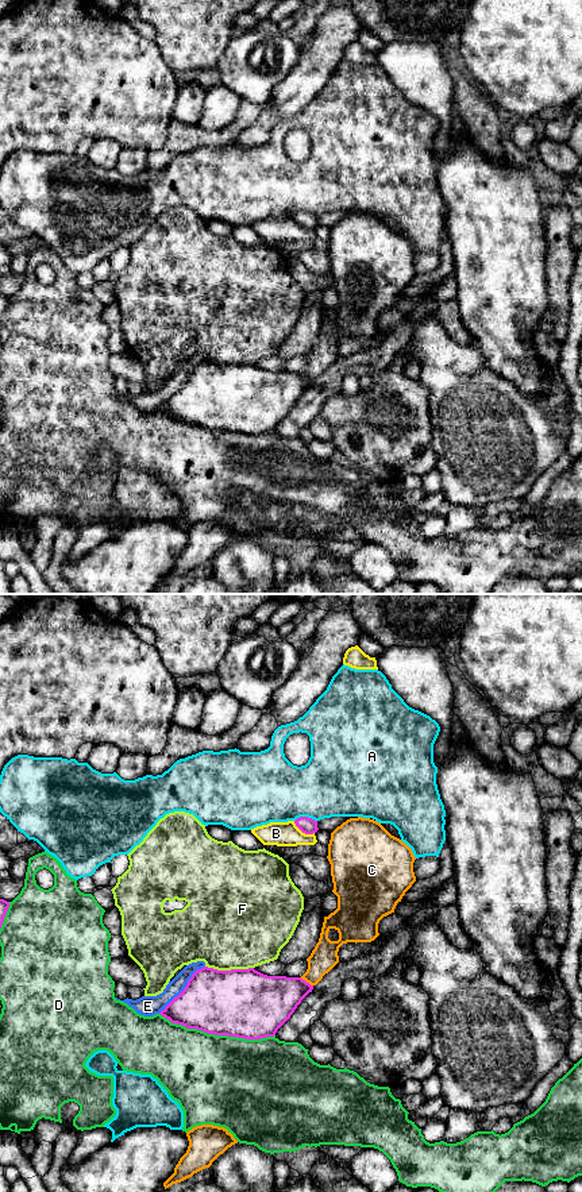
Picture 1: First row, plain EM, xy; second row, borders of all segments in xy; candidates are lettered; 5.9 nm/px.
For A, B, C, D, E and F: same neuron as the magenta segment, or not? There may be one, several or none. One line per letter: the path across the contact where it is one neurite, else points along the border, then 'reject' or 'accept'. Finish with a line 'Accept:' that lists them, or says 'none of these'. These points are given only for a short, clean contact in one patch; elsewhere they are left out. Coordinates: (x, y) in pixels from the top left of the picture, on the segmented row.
A: reject
B: reject
C: reject
D: reject
E: reject
F: reject
Accept: none of these

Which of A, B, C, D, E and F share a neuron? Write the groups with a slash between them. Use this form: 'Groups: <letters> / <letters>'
Groups: A / B / C / D / E / F

